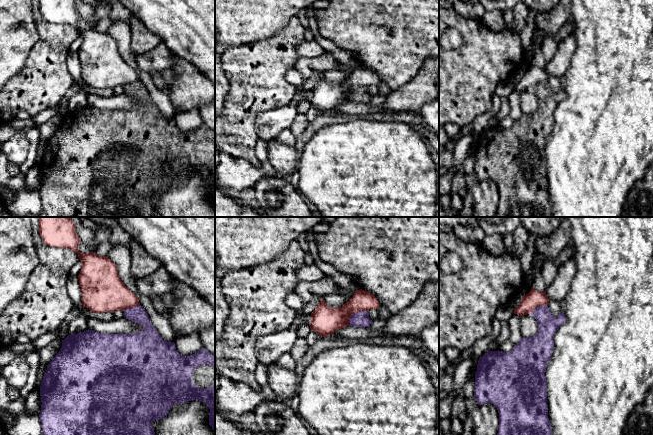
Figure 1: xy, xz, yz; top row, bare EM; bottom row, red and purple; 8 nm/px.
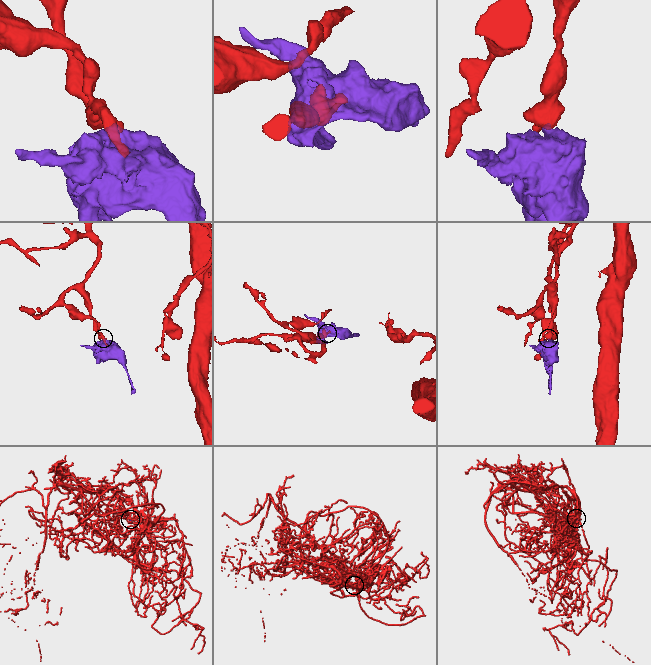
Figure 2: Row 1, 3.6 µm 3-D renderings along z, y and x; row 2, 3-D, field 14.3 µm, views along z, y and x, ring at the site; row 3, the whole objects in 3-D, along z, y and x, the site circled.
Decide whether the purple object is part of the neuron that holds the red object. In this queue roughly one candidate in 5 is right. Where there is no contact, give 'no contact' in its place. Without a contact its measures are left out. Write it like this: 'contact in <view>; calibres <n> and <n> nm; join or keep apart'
contact in xz; calibres 220 and 130 nm; keep apart

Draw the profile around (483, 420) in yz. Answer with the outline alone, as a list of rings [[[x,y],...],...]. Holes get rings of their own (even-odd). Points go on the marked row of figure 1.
[[[494,404],[478,405],[468,414],[460,435],[497,435],[499,413]]]

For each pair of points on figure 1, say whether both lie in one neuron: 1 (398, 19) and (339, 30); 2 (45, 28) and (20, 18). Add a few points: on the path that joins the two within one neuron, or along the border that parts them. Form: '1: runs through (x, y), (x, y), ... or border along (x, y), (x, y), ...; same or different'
1: runs through (383, 16), (354, 16); same
2: border along (31, 10), (38, 34), (38, 40), (32, 47); different

